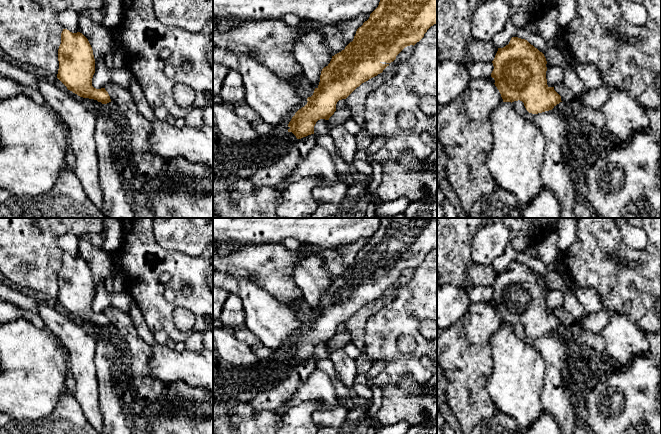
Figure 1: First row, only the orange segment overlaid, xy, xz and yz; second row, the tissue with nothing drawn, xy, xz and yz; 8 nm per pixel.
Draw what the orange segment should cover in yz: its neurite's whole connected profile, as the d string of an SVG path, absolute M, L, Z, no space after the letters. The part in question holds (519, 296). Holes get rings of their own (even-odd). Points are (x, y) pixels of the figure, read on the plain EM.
M512 261L509 268L498 272L494 284L494 293L491 301L495 304L495 310L499 314L503 326L522 325L526 334L532 338L538 338L552 334L561 325L561 320L554 311L547 309L546 295L547 285L542 276L531 269L527 264Z

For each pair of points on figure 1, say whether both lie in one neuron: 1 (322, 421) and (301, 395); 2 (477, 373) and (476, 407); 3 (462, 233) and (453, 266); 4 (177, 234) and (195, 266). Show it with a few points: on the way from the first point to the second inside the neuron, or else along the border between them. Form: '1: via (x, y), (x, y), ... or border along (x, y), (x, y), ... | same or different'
1: via (325, 410), (325, 400), (320, 395), (312, 395) | same
2: via (476, 381), (476, 399) | same
3: via (454, 241), (453, 258) | same
4: border along (165, 249), (193, 256), (202, 252) | different

